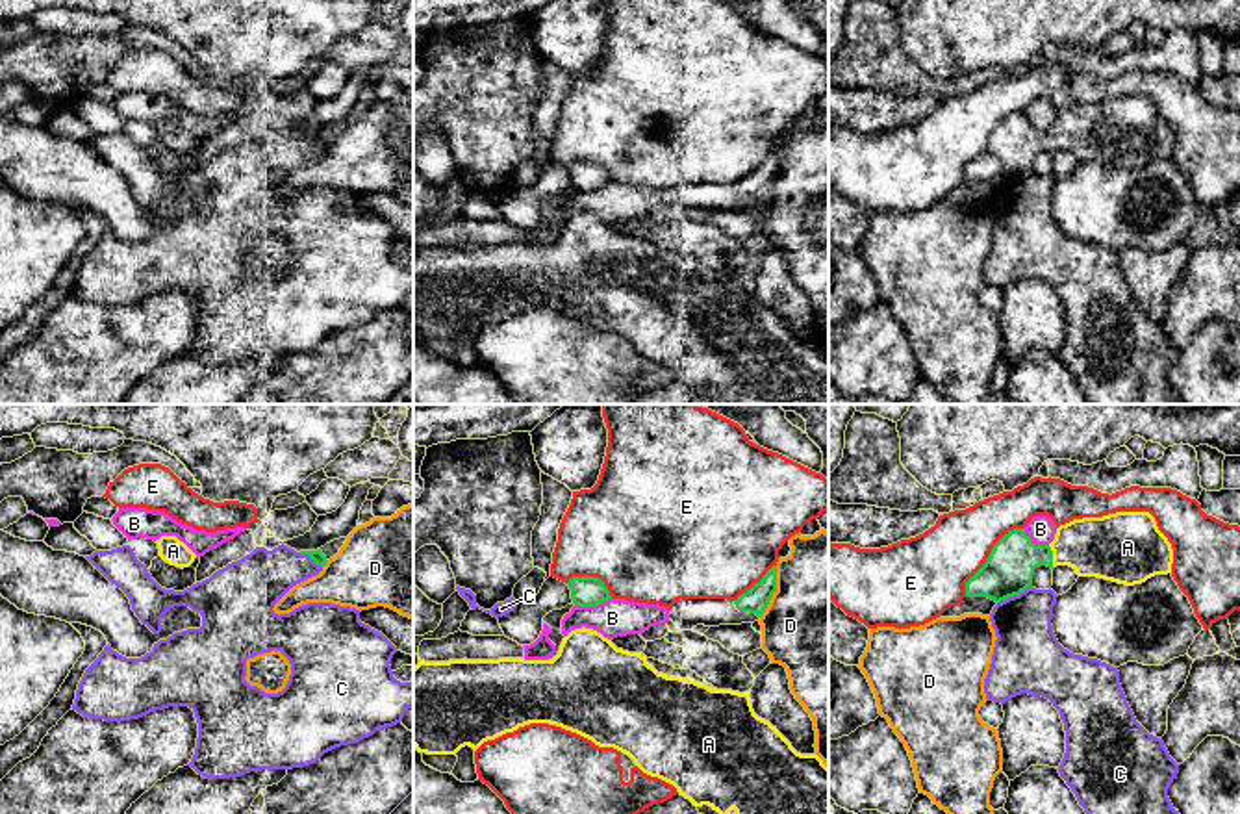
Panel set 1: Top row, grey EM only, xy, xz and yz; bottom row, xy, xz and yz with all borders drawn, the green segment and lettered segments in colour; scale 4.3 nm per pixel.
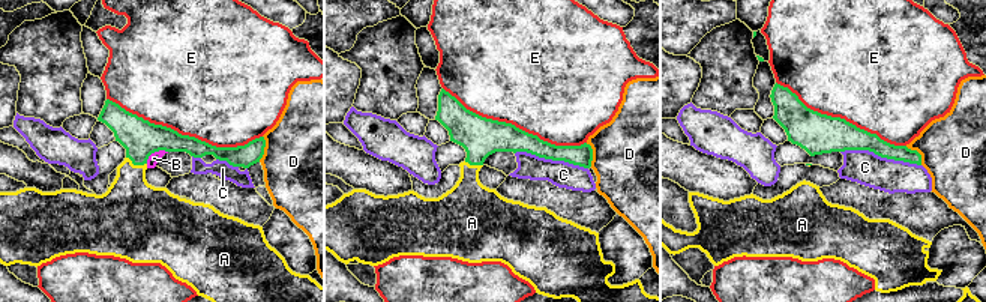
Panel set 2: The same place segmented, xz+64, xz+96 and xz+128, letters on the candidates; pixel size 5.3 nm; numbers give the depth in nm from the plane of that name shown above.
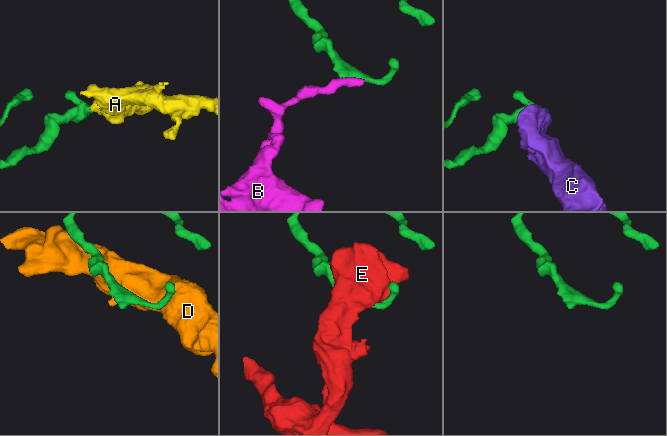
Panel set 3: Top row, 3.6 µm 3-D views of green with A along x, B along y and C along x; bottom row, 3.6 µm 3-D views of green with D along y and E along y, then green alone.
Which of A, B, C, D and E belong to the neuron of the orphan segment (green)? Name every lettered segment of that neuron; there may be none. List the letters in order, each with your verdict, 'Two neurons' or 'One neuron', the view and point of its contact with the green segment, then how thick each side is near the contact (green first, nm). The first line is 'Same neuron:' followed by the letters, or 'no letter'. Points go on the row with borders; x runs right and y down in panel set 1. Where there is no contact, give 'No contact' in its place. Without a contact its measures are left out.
Same neuron: A
A: One neuron. Touches green at yz (1051, 557). Thickness 220 nm (green) against 280 nm
B: Two neurons. Touches green at xz (592, 605). Thickness 130 nm (green) against 160 nm
C: Two neurons. Touches green at yz (1014, 594). Thickness 220 nm (green) against 280 nm
D: Two neurons. Touches green at xz (775, 590). Thickness 110 nm (green) against 500 nm
E: Two neurons. Touches green at yz (988, 557). Thickness 220 nm (green) against 320 nm

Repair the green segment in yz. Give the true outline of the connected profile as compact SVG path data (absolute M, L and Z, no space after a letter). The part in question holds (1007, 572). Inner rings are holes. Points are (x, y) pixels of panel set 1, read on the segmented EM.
M1116 512L1060 525L1049 545L1036 545L1025 528L1010 530L966 582L966 597L1001 603L1019 595L1040 566L1069 566L1079 577L1134 586L1171 573L1171 564L1171 543L1149 512Z

